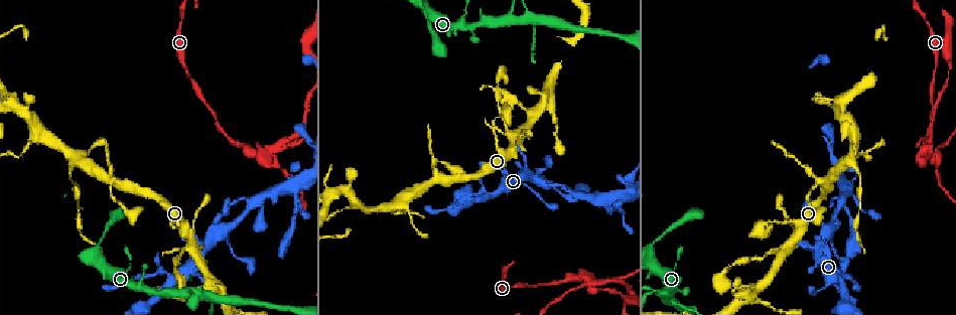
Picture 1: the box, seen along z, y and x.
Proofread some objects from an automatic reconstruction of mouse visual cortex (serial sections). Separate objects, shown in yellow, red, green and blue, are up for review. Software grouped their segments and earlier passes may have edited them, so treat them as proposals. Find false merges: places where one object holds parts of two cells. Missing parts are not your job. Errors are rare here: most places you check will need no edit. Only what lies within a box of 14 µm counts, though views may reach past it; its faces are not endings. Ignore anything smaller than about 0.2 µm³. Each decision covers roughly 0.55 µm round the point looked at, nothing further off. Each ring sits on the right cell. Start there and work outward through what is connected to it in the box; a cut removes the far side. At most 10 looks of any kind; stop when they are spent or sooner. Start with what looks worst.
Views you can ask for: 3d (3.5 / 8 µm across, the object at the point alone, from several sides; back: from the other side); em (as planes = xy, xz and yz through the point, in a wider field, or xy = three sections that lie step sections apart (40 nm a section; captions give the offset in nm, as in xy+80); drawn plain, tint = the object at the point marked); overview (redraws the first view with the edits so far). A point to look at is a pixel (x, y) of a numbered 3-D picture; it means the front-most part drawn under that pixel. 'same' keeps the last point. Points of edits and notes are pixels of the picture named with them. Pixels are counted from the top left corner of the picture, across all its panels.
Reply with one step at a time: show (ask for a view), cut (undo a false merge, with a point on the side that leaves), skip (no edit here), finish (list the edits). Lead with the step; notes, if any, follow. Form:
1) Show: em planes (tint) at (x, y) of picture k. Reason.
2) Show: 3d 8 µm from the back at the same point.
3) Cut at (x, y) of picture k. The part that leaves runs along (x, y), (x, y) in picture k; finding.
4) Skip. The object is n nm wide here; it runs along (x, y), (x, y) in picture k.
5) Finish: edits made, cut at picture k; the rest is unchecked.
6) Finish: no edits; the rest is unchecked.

Show: 3d 8 µm at (297, 190) of picture 1. Three-way junction.

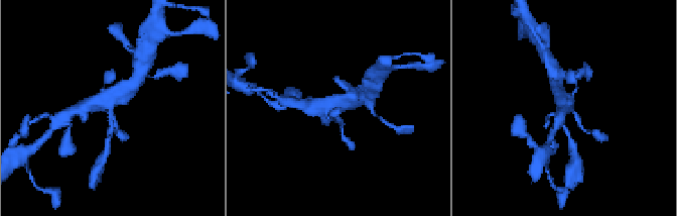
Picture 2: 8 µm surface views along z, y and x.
Show: 3d 3.5 µm from the back at (112, 105) of picture 2. Zoom in.

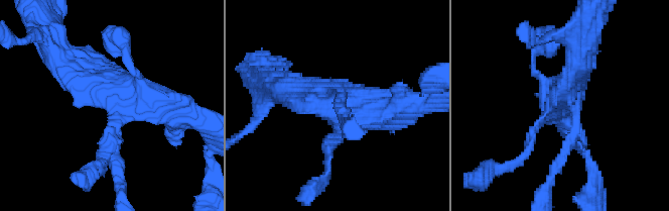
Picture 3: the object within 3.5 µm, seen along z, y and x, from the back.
Skip. It runs along (176, 111), (115, 92), (62, 58) in picture 3; one cell here.

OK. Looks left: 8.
Show: 3d 3.5 µm at (189, 73) of picture 1. Sudden change in width.

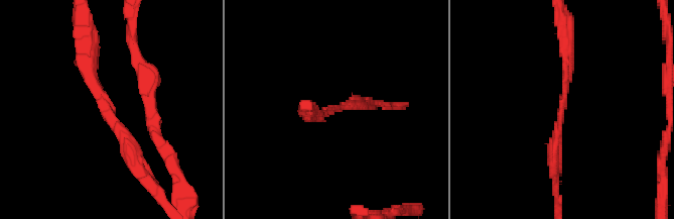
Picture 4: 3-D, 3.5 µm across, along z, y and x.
Show: em planes (tint) at (561, 111) of picture 4. Now the EM.

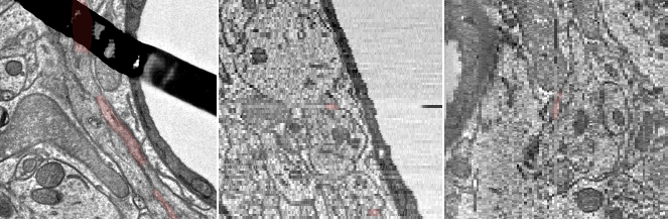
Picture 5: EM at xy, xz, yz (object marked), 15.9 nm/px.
Skip. It runs along (100, 97), (110, 117), (124, 132) in picture 5; continuous, no second cell.

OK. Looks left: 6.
Show: 3d 3.5 µm at (931, 150) of picture 1. Four or more arms meet.

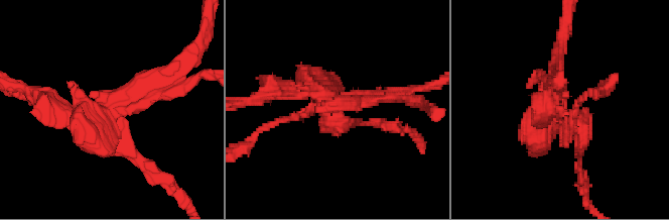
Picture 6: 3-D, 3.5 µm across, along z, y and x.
Cut at (94, 148) of picture 6. The part that leaves runs along (76, 115), (159, 81) in picture 6; a second cell is stuck on.

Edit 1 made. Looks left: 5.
Show: 3d 8 µm at (423, 9) of picture 1. Abrupt turn.

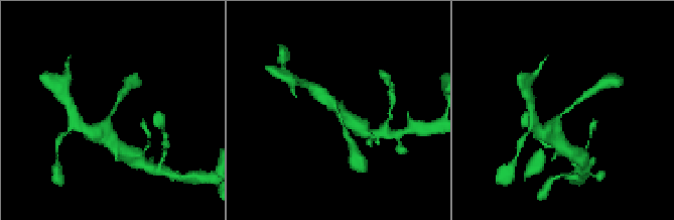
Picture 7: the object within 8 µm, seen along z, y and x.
Show: 3d 3.5 µm from the back at (335, 110) of picture 7.

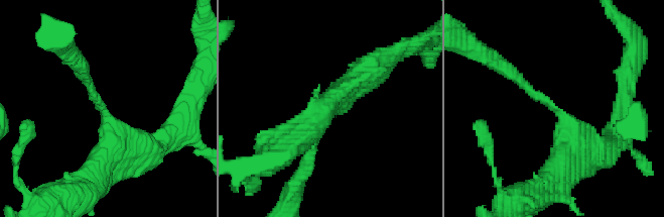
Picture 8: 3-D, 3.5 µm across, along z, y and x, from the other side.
Show: em xy step 5 (tint) at (555, 110) of picture 8. The arms are 150, 450 nm wide.

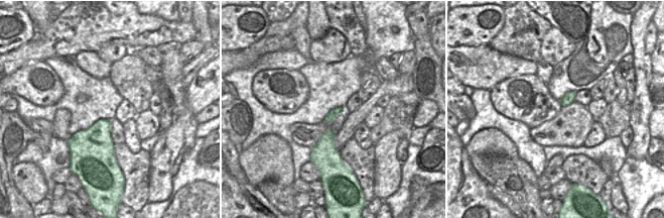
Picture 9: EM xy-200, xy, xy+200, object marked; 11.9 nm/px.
Skip. It runs along (559, 165), (566, 121), (507, 72) in picture 8; all the same cell.

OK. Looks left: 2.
Finish: edits made, cut at picture 6; the rest is unchecked.

